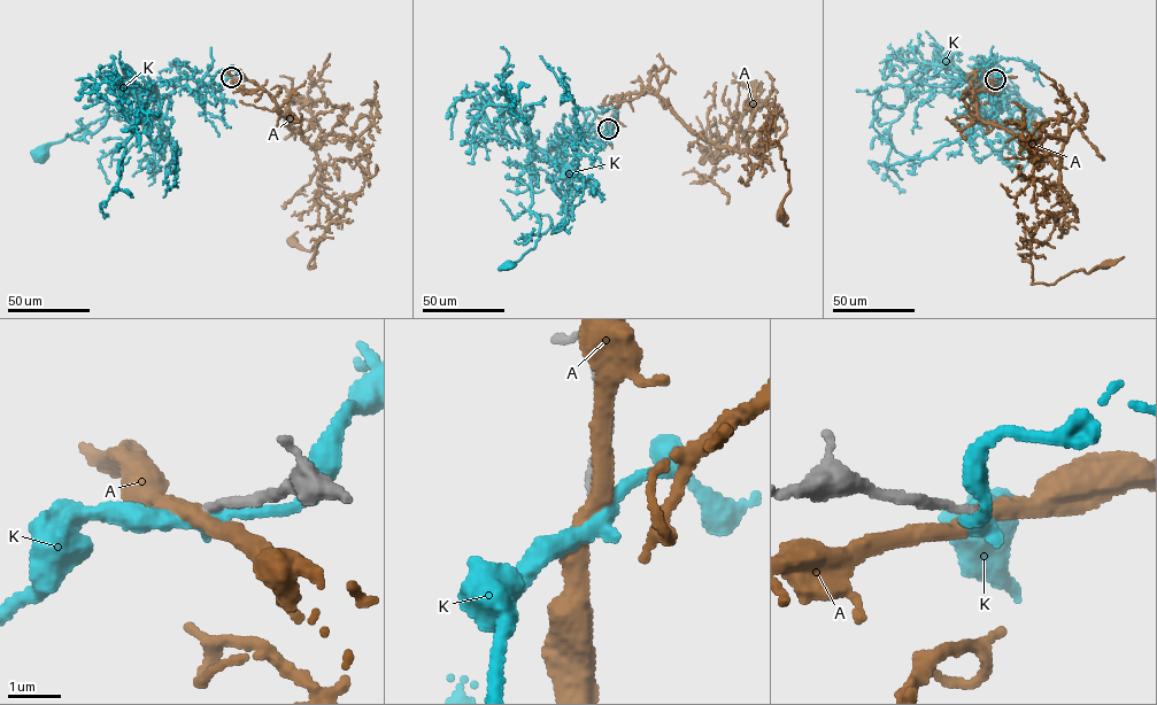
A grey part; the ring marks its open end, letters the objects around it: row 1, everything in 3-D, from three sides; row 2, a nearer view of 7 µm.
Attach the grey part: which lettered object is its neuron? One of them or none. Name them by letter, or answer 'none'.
none

